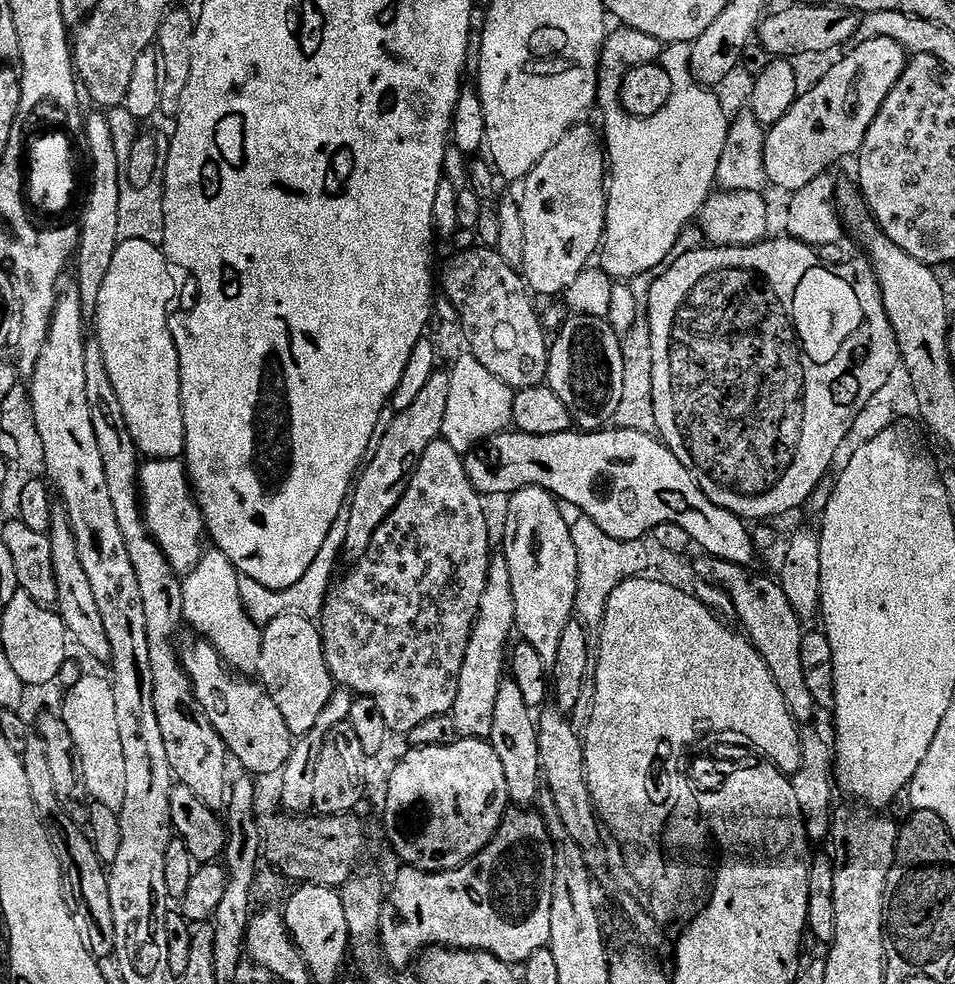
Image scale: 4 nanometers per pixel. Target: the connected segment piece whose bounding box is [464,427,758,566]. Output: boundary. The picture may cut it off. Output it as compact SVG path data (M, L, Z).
M616 428L611 430L601 430L599 432L581 432L579 430L569 430L567 432L559 432L558 434L526 434L515 430L505 430L499 432L497 436L491 436L490 439L482 444L476 445L471 452L464 456L464 474L468 478L469 484L475 492L480 493L485 498L491 496L501 496L507 498L513 492L522 490L523 488L544 488L547 492L552 493L557 501L573 504L578 506L578 510L587 519L594 521L598 527L610 534L610 538L618 538L619 540L644 540L651 533L652 528L661 525L662 523L673 523L680 526L682 530L689 536L691 543L697 548L700 547L707 555L724 559L726 562L736 563L741 565L751 565L751 560L758 556L758 549L753 544L753 533L750 531L749 525L740 517L730 514L726 510L722 510L718 506L714 506L714 502L710 502L710 498L706 498L706 494L698 486L698 482L691 474L688 473L688 468L682 466L682 462L678 462L678 458L673 452L667 448L655 435L647 436L644 432L635 432L632 428Z

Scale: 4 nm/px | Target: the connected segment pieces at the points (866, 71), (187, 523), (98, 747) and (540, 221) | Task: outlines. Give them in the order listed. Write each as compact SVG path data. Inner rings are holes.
M886 37L862 41L848 51L843 53L845 56L805 96L804 93L797 95L794 106L790 106L788 113L767 129L764 137L764 174L769 185L781 188L787 194L794 194L802 190L802 186L810 186L814 178L825 175L831 164L836 164L847 156L855 157L859 153L866 138L866 130L870 130L882 102L886 102L890 90L894 90L898 78L904 73L906 51L898 42Z
M183 459L148 460L140 465L140 499L148 533L170 562L173 572L187 574L198 566L206 551L204 516L196 504Z
M81 675L80 681L64 695L66 730L74 738L83 787L95 803L119 813L126 798L126 762L122 758L122 738L118 738L118 718L114 718L114 690L107 679Z
M581 122L572 129L571 132L565 134L562 139L559 140L555 146L550 149L544 155L544 157L539 160L534 166L532 173L523 181L522 187L524 187L524 197L519 197L518 203L520 206L520 213L522 214L522 226L526 230L526 242L524 246L524 262L522 265L522 275L526 281L527 287L531 289L533 293L537 296L556 296L564 294L568 287L575 281L580 274L584 272L585 269L589 267L590 262L588 259L595 257L597 255L598 249L601 247L602 241L604 239L604 215L608 209L608 202L606 199L606 148L602 143L601 137L598 135L594 129L588 125L588 122Z

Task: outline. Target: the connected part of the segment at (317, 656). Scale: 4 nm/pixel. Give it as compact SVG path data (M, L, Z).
M284 612L263 625L258 680L274 706L282 712L293 737L305 736L314 722L318 722L318 714L326 710L326 702L330 702L334 691L319 627L299 612Z

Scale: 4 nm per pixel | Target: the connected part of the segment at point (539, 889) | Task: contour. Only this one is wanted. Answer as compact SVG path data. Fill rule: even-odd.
M512 811L500 821L500 829L496 831L492 842L462 866L445 872L420 872L417 868L407 866L399 869L401 872L397 874L396 881L393 884L391 881L387 889L380 923L382 947L393 965L404 964L417 955L421 947L420 936L428 946L473 948L475 952L494 954L513 966L523 965L530 954L534 954L534 950L551 945L550 906L554 886L552 839L548 837L548 827L539 811Z

